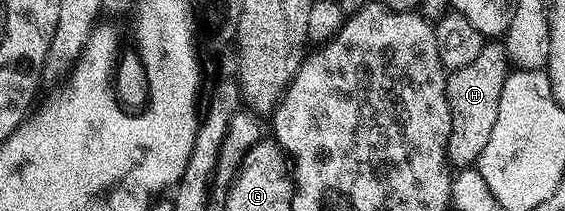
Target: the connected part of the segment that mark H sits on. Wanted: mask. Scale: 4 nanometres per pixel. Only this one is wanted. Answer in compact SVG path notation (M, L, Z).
M489 40L467 68L454 70L446 77L447 104L451 108L449 162L454 167L472 167L483 148L487 148L487 140L491 140L491 131L499 116L499 96L503 96L503 84L510 73L511 63L504 41Z

